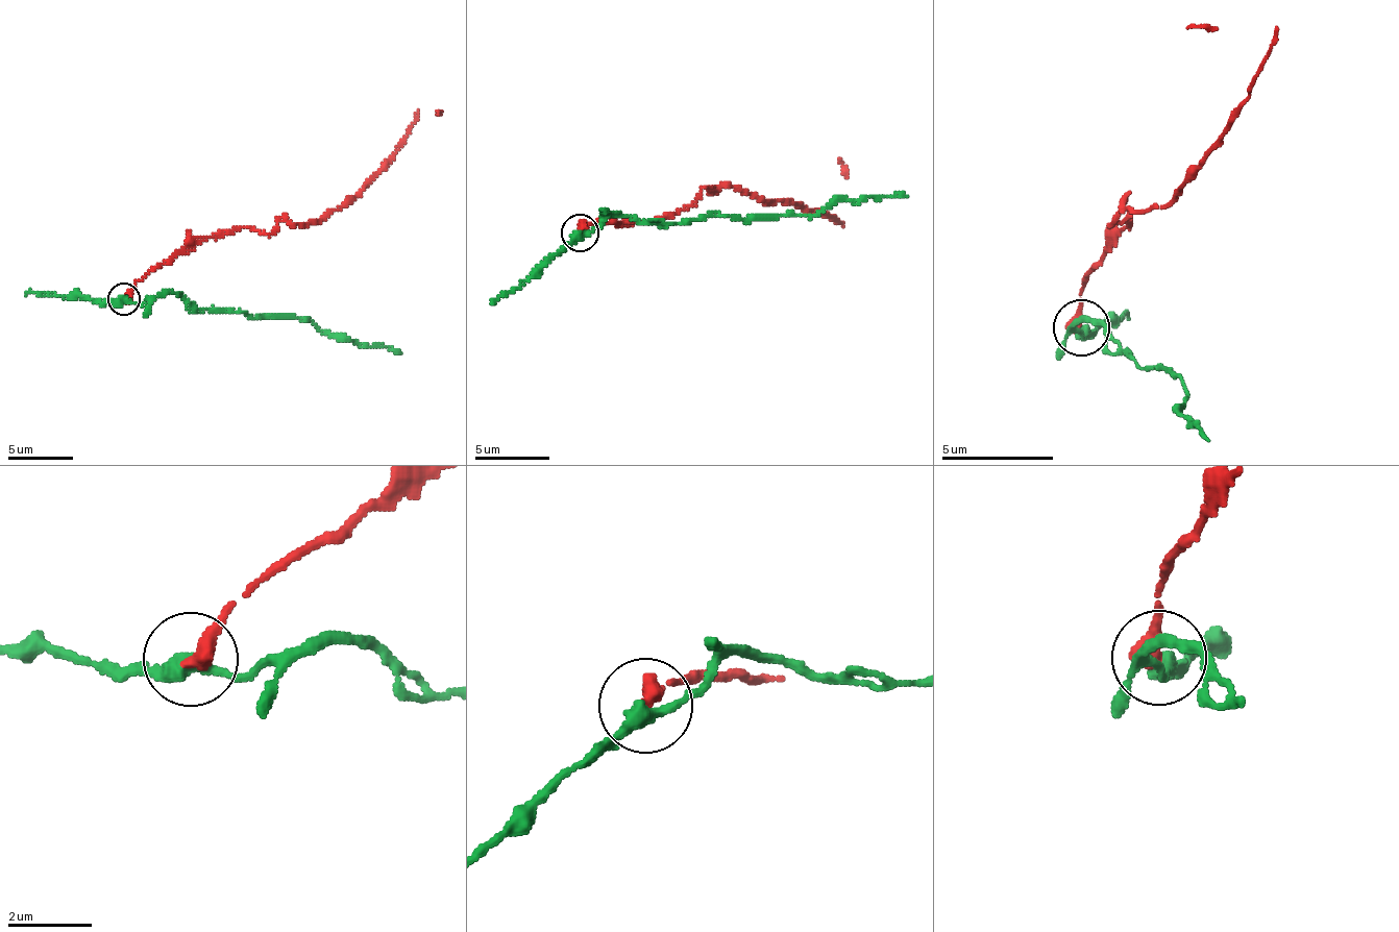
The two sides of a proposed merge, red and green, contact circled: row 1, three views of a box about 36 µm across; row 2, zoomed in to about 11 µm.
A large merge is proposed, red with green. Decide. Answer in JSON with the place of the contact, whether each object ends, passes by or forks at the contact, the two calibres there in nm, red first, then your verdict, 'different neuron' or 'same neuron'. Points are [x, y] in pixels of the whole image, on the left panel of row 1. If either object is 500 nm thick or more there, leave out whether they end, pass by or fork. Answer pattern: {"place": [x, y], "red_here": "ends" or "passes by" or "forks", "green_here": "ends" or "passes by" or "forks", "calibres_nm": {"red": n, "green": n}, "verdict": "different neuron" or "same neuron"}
{"place": [123, 299], "red_here": "ends", "green_here": "passes by", "calibres_nm": {"red": 440, "green": 340}, "verdict": "different neuron"}

